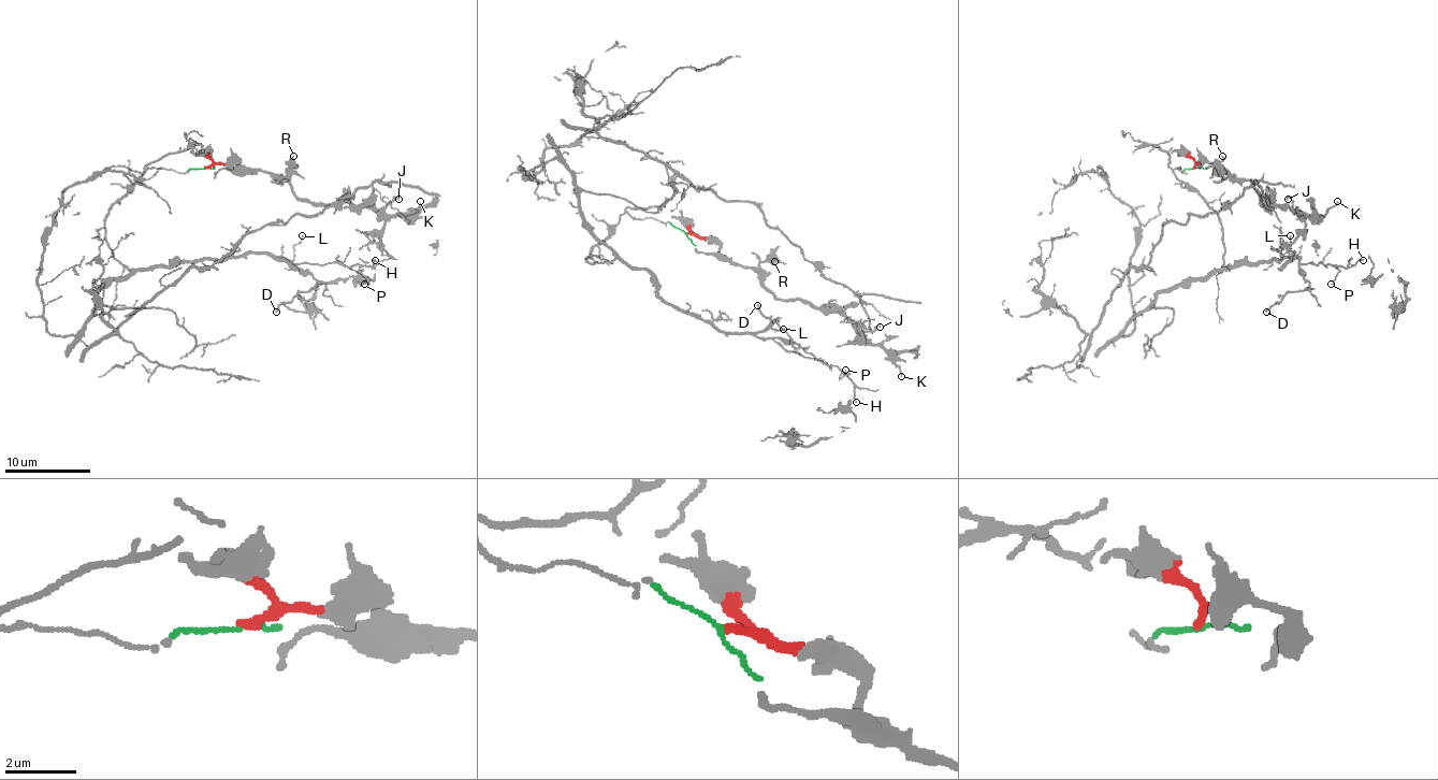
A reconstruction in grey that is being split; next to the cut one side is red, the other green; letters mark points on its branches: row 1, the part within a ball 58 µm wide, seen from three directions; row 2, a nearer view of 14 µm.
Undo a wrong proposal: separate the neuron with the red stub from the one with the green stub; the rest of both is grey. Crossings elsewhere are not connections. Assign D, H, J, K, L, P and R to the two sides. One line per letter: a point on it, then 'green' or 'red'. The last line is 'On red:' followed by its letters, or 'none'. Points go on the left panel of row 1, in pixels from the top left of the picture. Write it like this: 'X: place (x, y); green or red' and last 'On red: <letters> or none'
D: place (276, 312); green
H: place (375, 260); green
J: place (398, 199); red
K: place (420, 201); red
L: place (302, 235); green
P: place (364, 284); green
R: place (293, 156); red
On red: J, K, R

